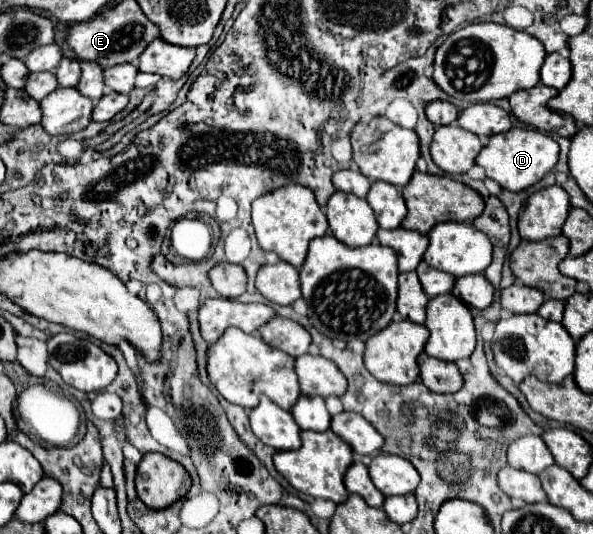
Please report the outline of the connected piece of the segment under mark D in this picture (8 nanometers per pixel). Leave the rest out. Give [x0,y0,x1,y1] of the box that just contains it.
[477,128,559,192]

